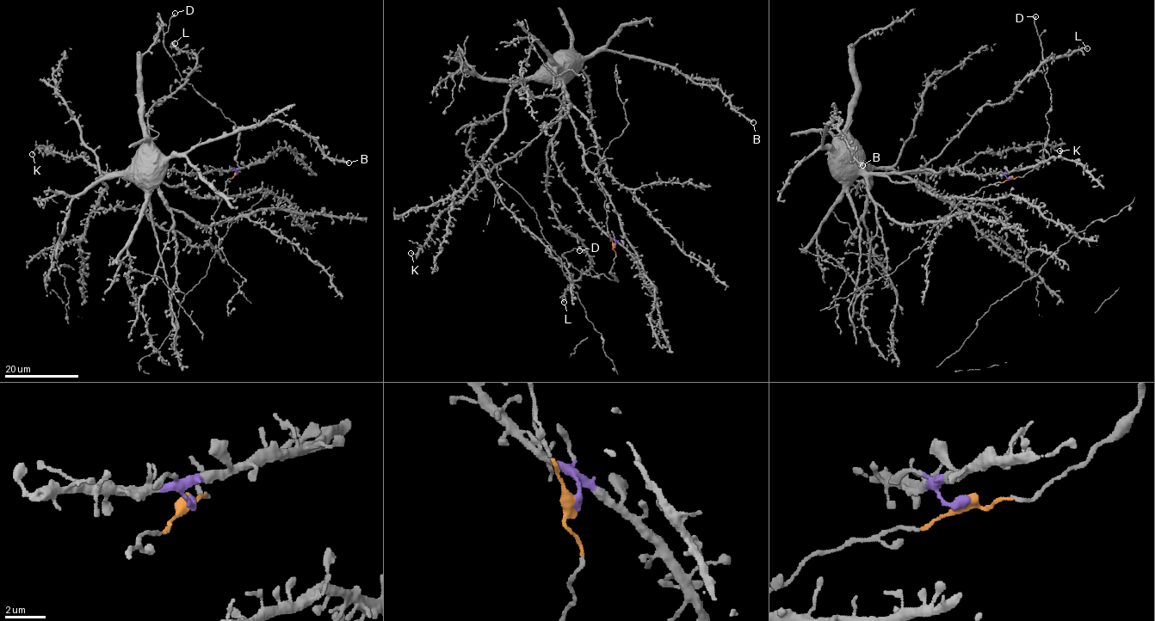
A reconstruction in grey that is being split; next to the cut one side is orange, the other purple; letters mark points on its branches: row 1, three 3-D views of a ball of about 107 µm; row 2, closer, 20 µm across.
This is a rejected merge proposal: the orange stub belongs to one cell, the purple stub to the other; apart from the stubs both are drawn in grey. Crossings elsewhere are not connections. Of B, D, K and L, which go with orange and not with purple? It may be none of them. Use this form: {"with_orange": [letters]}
{"with_orange": ["D"]}

